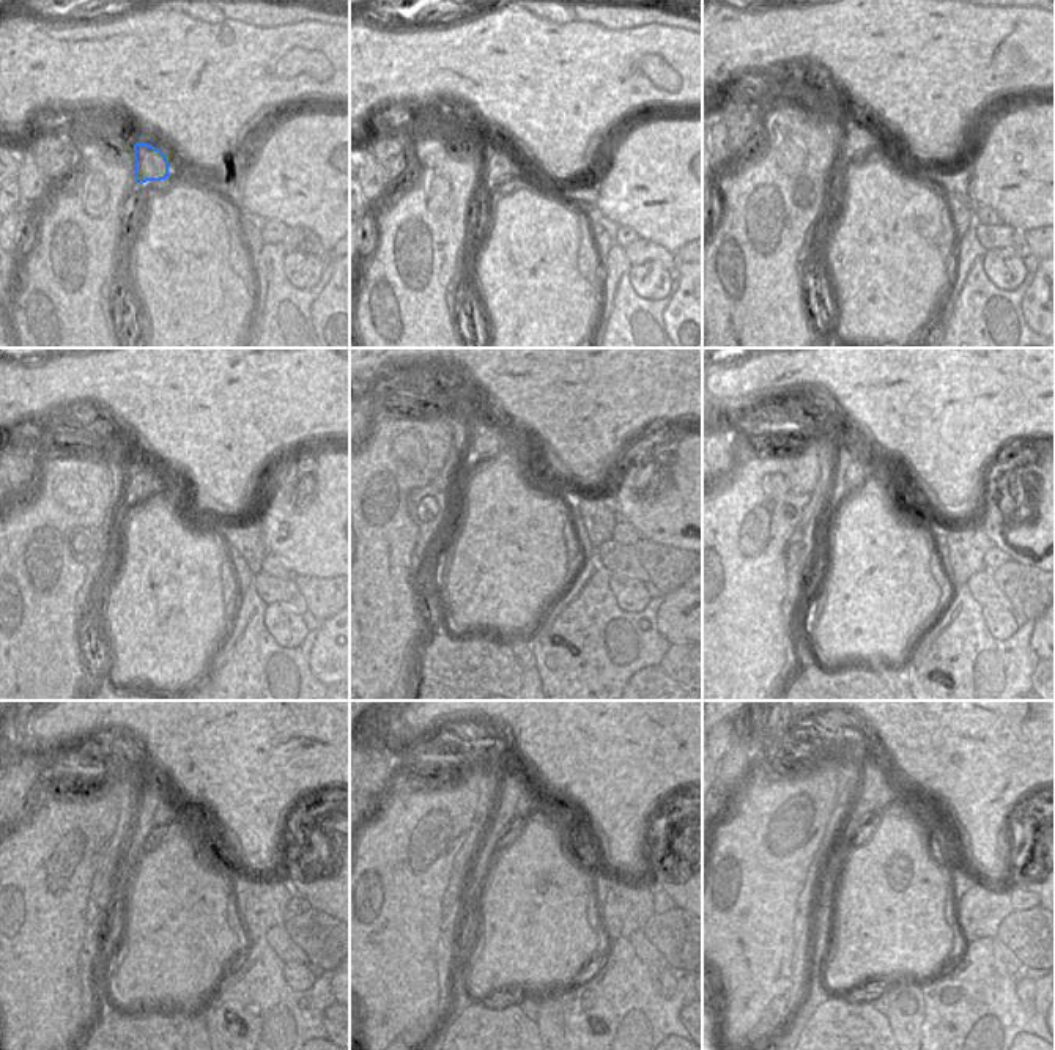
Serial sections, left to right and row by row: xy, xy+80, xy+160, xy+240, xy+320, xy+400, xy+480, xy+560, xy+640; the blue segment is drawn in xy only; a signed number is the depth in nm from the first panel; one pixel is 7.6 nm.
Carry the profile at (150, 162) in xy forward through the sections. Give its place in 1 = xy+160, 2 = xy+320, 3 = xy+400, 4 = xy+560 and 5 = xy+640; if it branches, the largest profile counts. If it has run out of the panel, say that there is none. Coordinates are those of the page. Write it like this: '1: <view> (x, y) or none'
1: xy+160 (857, 140)
2: xy+320 (495, 479)
3: xy+400 (857, 471)
4: xy+560 (528, 800)
5: xy+640 (890, 792)

